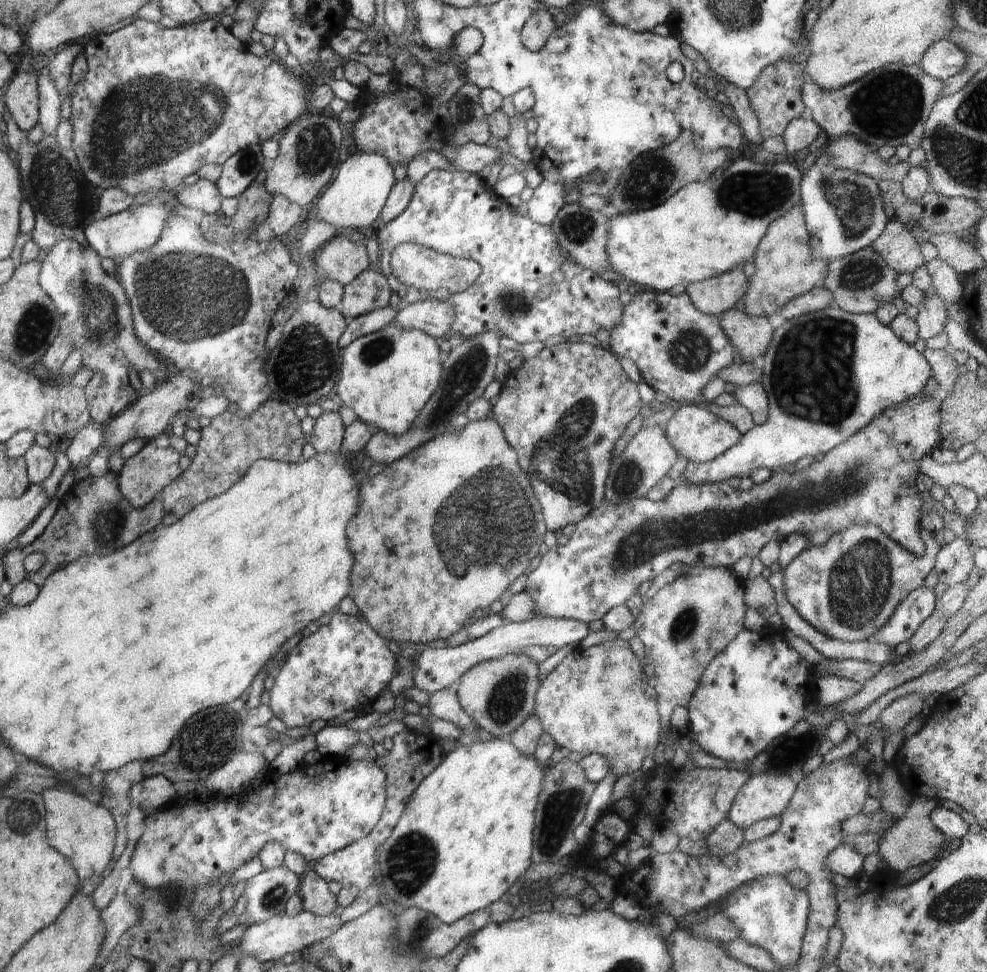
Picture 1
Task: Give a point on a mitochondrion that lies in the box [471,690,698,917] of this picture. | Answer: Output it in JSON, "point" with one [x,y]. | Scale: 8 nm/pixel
{"point":[562,807]}

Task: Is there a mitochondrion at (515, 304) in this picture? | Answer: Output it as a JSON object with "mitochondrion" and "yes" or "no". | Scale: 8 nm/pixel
{"mitochondrion":"yes"}

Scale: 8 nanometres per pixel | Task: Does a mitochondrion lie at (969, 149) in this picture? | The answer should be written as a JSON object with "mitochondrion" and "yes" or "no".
{"mitochondrion":"yes"}

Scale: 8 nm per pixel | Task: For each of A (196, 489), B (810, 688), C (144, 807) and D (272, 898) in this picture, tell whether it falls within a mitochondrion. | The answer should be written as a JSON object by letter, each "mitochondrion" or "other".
{"A":"other","B":"other","C":"other","D":"mitochondrion"}

